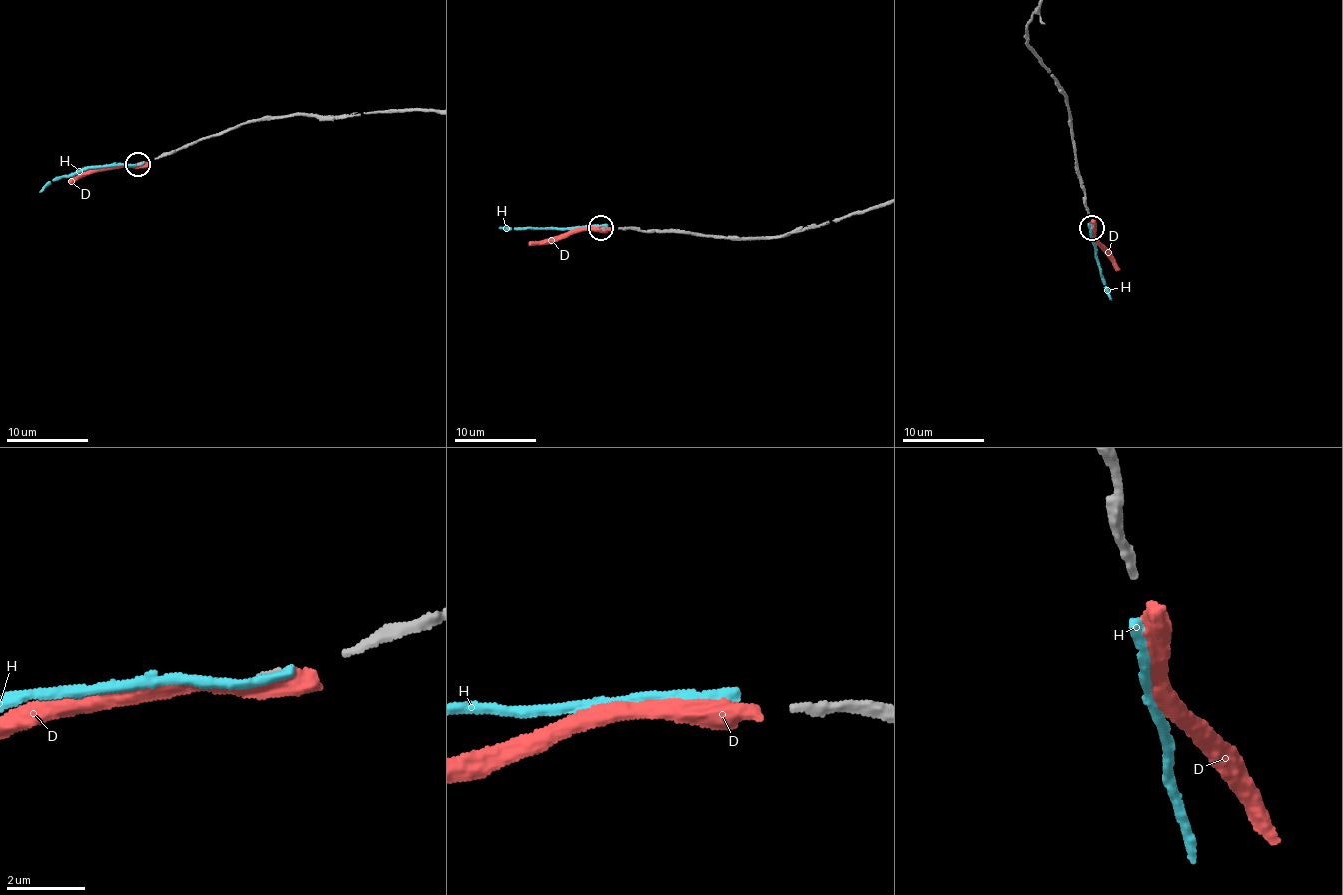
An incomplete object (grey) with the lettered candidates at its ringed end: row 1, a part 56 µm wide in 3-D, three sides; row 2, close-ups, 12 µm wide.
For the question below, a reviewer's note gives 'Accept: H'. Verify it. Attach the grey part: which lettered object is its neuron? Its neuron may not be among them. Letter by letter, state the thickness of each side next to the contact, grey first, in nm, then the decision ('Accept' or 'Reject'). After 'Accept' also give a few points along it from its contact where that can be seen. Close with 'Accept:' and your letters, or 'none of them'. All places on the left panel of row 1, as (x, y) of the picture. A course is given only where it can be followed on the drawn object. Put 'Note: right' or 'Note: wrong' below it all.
D: Thickness 160 nm (grey) against 650 nm. Reject
H: Thickness 160 nm (grey) against 320 nm. Reject
Accept: none of them
Note: wrong

